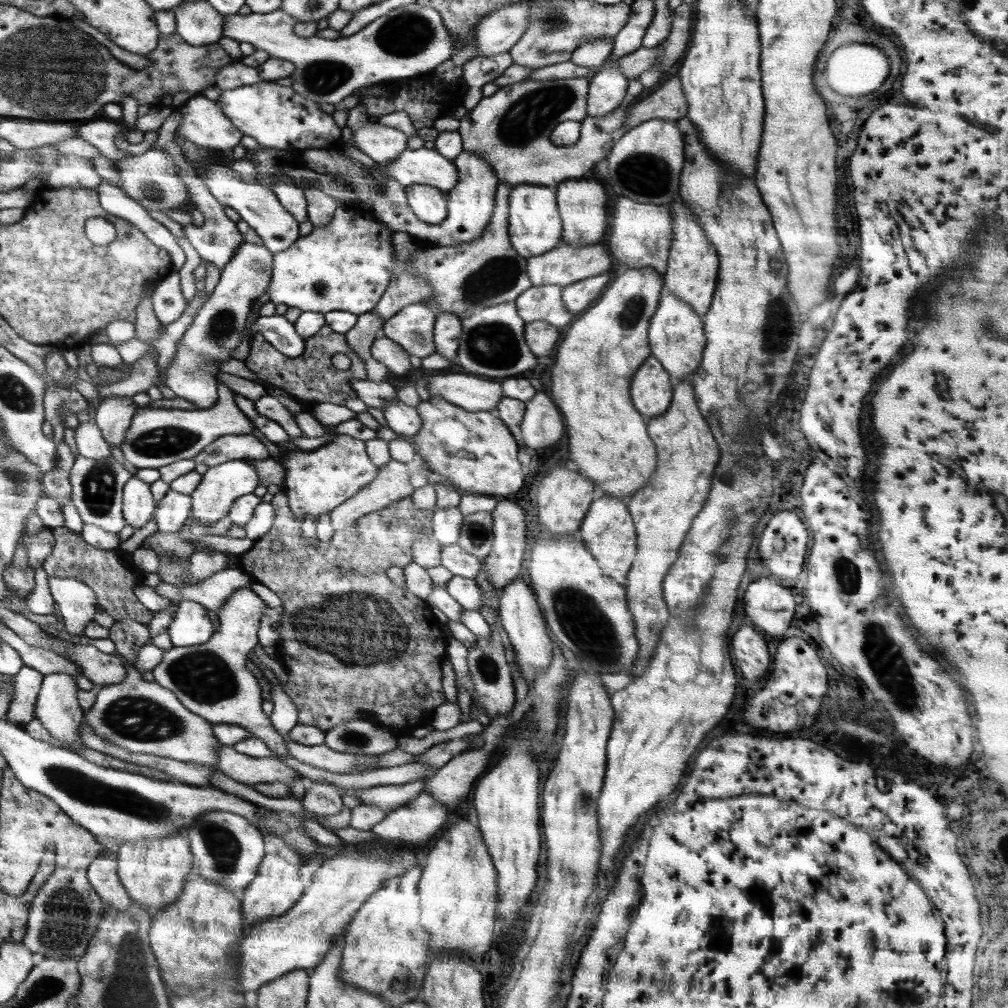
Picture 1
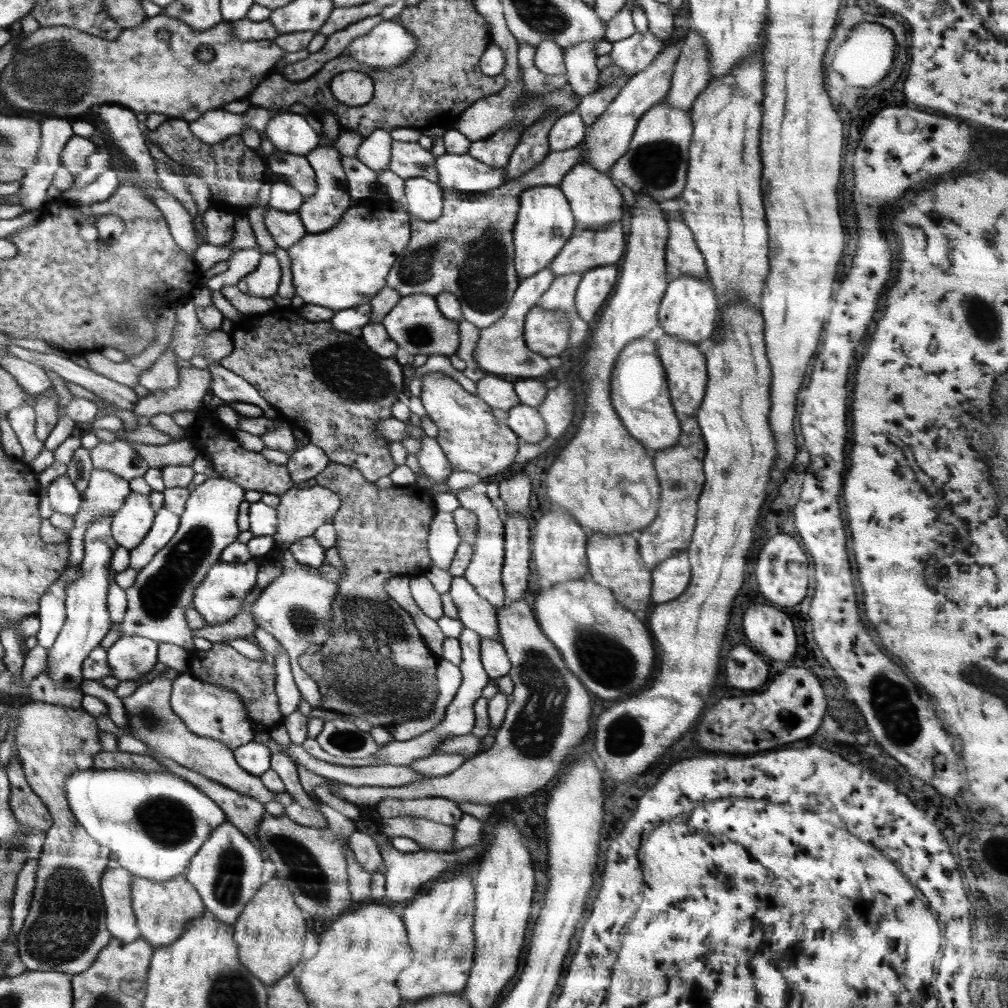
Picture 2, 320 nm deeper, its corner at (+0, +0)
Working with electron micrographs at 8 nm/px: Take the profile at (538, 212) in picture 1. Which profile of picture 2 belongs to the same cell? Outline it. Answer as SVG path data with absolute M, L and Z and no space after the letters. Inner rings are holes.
M556 185L531 187L518 198L517 221L513 230L515 271L519 278L528 278L546 268L562 250L566 241L577 231L568 199Z

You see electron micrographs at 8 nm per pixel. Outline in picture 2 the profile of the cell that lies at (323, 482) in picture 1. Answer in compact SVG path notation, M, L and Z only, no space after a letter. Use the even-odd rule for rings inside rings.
M313 485L297 489L292 487L281 495L280 502L275 506L277 510L278 530L274 535L275 545L281 550L289 549L294 542L312 535L318 527L333 520L341 505L341 496L330 489Z

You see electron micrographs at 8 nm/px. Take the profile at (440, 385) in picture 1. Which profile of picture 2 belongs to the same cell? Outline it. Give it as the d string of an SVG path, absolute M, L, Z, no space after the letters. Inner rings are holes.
M485 374L476 382L476 390L486 404L492 408L508 411L511 407L518 406L521 402L515 393L513 384L502 376Z

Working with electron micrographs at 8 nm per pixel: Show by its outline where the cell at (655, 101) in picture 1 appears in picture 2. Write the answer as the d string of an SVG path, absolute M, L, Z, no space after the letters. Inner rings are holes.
M693 29L683 39L674 65L670 89L664 101L678 110L690 111L697 96L711 82L705 40Z

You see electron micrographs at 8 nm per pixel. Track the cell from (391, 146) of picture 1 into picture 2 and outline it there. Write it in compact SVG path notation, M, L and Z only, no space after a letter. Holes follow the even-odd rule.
M393 141L388 169L403 179L422 177L438 185L436 159L418 142Z

